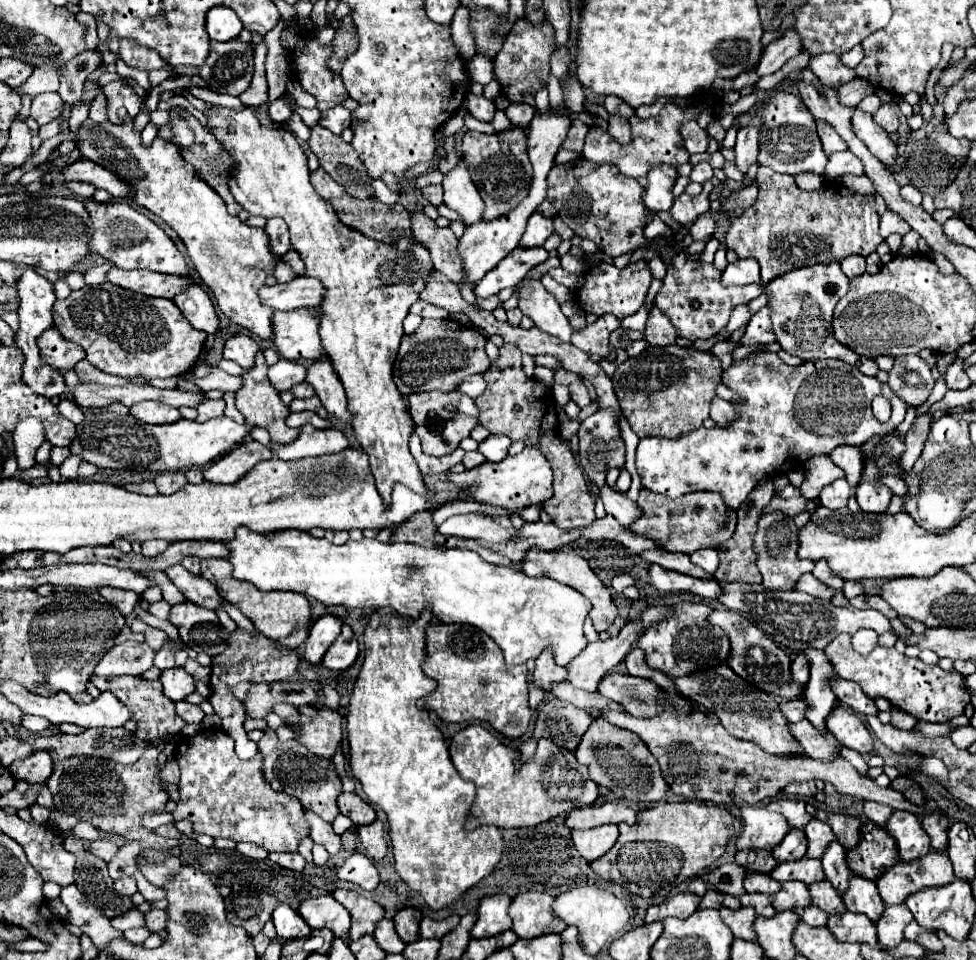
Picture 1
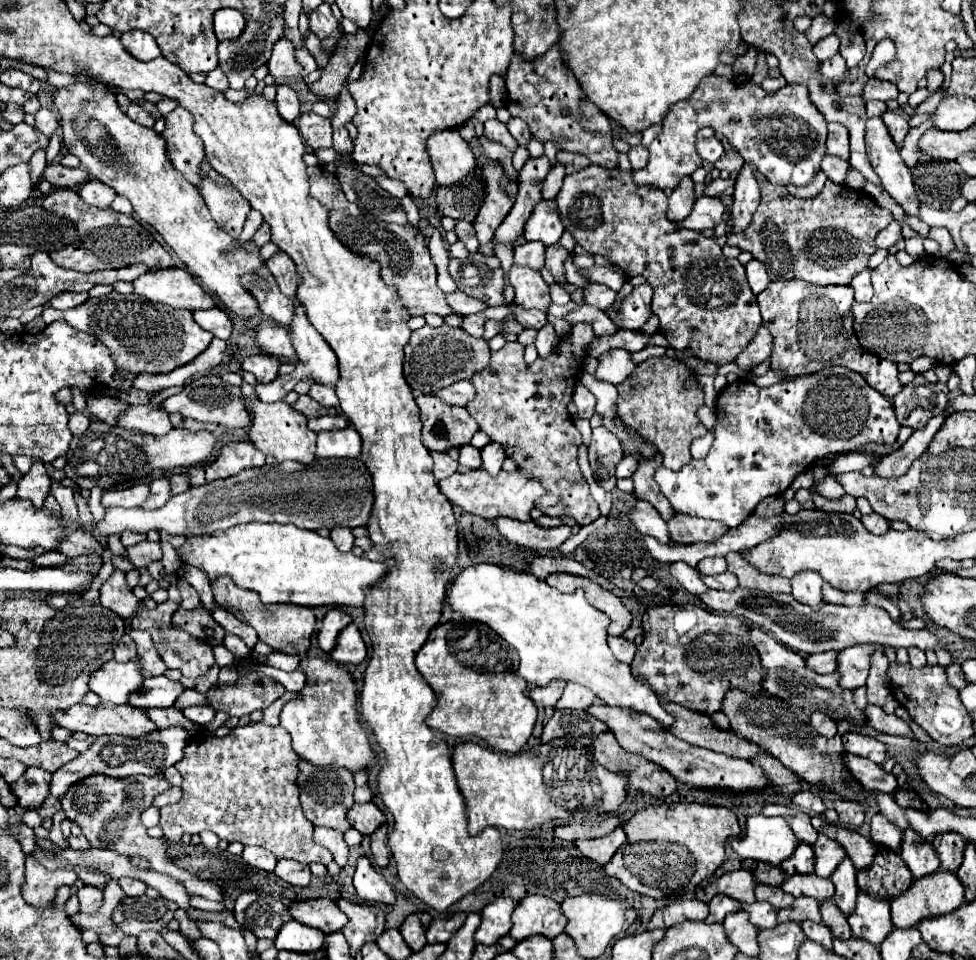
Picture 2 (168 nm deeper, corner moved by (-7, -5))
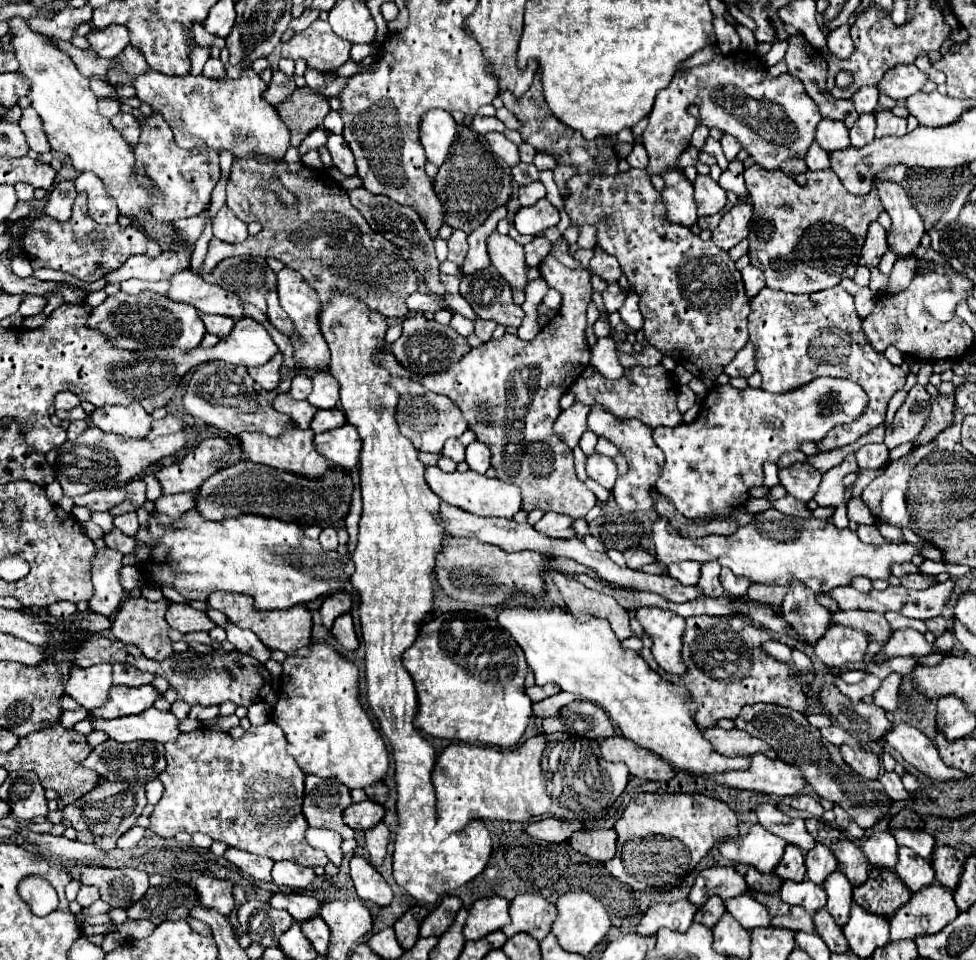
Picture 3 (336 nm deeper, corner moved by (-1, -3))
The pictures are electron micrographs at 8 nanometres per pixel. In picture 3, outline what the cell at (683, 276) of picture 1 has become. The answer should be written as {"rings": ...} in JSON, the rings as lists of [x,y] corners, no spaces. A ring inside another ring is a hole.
{"rings":[[[630,169],[614,177],[574,175],[568,181],[568,189],[570,195],[564,201],[564,211],[570,215],[572,225],[584,227],[592,223],[598,227],[598,245],[618,259],[634,293],[640,295],[646,341],[664,355],[676,359],[676,363],[684,365],[694,377],[716,379],[748,343],[746,319],[750,315],[750,303],[744,293],[740,271],[736,271],[730,255],[718,249],[714,241],[702,241],[688,227],[666,221],[666,207],[644,169]]]}

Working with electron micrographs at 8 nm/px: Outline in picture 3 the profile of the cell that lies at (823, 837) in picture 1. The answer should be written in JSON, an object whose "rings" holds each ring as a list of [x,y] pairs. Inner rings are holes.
{"rings":[[[818,843],[812,851],[806,853],[806,877],[816,883],[822,885],[824,879],[834,873],[838,869],[838,863],[832,855],[832,851],[828,847],[824,847],[822,843]]]}

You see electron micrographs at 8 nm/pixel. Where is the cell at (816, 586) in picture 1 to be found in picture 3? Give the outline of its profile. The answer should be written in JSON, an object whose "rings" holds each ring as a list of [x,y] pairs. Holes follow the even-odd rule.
{"rings":[[[954,581],[938,583],[938,585],[934,585],[934,587],[930,587],[930,589],[924,589],[924,591],[910,591],[910,589],[902,587],[902,585],[898,585],[898,587],[888,587],[886,591],[876,591],[876,589],[872,589],[872,591],[868,591],[868,593],[860,593],[860,591],[856,591],[856,589],[852,589],[852,587],[836,587],[834,591],[830,591],[830,595],[838,601],[840,609],[844,609],[844,611],[848,611],[848,609],[868,609],[868,611],[882,611],[882,613],[886,613],[886,611],[896,611],[896,613],[900,613],[900,615],[904,615],[904,617],[912,617],[912,619],[926,621],[926,619],[938,617],[938,615],[942,613],[942,609],[944,609],[944,605],[948,603],[954,587],[956,587]]]}

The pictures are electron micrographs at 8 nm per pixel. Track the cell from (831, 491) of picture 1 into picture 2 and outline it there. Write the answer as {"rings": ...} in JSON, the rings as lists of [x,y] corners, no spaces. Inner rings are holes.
{"rings":[[[828,475],[828,477],[820,483],[818,491],[820,491],[820,495],[824,495],[826,499],[840,499],[840,497],[844,497],[842,485],[840,485],[832,475]]]}

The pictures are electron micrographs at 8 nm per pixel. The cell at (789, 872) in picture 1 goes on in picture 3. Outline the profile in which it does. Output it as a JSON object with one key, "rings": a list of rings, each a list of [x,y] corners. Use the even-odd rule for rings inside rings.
{"rings":[[[808,879],[796,883],[796,881],[784,881],[780,889],[780,899],[788,905],[798,905],[810,911],[814,915],[816,911],[826,907],[826,893],[820,885],[810,883]]]}

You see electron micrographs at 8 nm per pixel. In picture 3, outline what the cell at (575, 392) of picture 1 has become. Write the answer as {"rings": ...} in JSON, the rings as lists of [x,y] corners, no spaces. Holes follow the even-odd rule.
{"rings":[[[576,403],[574,407],[562,411],[554,423],[554,431],[556,435],[568,445],[568,447],[576,447],[584,435],[584,431],[588,431],[588,407],[582,403]]]}

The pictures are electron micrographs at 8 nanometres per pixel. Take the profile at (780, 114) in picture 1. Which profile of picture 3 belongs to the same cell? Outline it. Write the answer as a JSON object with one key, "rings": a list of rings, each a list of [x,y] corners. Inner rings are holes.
{"rings":[[[718,51],[706,65],[678,71],[672,83],[656,95],[648,127],[642,135],[650,155],[648,173],[660,175],[676,167],[680,153],[688,147],[698,125],[716,127],[722,133],[734,135],[758,165],[764,169],[778,169],[786,157],[806,155],[820,119],[818,105],[810,99],[798,77],[790,73],[772,77],[764,63],[748,51],[740,51],[738,55],[724,55]]]}

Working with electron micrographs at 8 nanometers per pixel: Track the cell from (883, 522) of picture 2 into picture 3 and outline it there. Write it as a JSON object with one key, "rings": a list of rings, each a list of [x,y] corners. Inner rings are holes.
{"rings":[[[860,525],[858,527],[858,537],[864,541],[864,543],[870,543],[870,545],[882,545],[886,539],[880,535],[878,527],[876,525]]]}

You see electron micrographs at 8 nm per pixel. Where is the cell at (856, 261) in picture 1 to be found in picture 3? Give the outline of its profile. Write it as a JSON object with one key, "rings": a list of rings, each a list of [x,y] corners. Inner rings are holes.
{"rings":[[[842,279],[840,285],[854,297],[858,315],[860,315],[862,319],[868,317],[868,315],[872,313],[872,309],[874,309],[874,299],[876,299],[876,295],[874,295],[868,287],[860,287],[860,285],[856,285],[852,279]]]}

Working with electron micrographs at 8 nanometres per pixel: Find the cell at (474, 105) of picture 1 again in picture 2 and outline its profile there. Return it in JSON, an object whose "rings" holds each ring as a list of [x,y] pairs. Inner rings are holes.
{"rings":[[[490,119],[490,121],[484,123],[484,135],[486,135],[488,139],[494,139],[494,141],[506,145],[510,151],[514,151],[514,149],[518,147],[516,139],[510,135],[510,131],[506,129],[506,125],[500,123],[498,119]]]}

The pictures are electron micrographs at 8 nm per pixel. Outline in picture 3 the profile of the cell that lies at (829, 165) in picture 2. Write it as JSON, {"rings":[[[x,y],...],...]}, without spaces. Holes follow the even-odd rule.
{"rings":[[[814,141],[810,145],[810,151],[806,153],[806,165],[810,171],[820,171],[820,169],[828,169],[830,167],[830,157],[826,151],[822,151],[822,147],[818,147],[818,143]]]}

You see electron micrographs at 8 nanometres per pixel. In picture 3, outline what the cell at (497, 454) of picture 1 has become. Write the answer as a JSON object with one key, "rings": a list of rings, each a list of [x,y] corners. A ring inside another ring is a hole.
{"rings":[[[474,441],[466,447],[466,463],[472,471],[486,473],[486,469],[490,467],[490,449],[484,443]]]}

